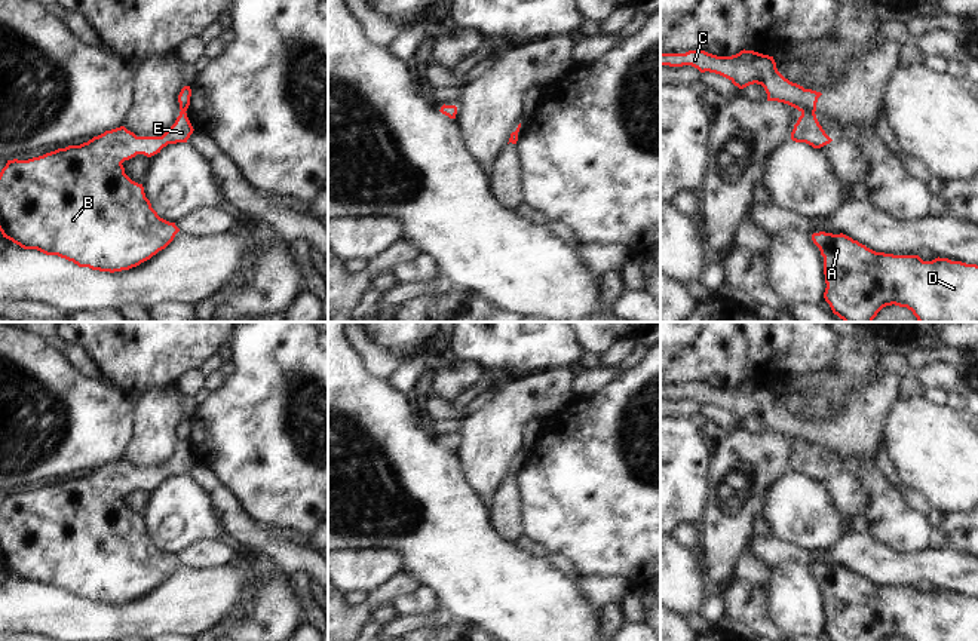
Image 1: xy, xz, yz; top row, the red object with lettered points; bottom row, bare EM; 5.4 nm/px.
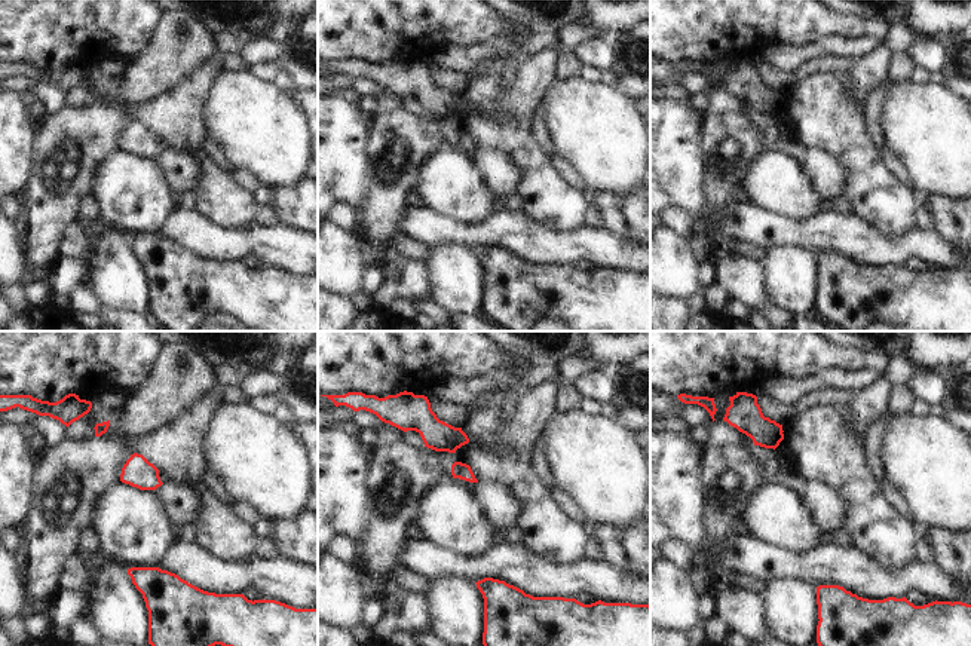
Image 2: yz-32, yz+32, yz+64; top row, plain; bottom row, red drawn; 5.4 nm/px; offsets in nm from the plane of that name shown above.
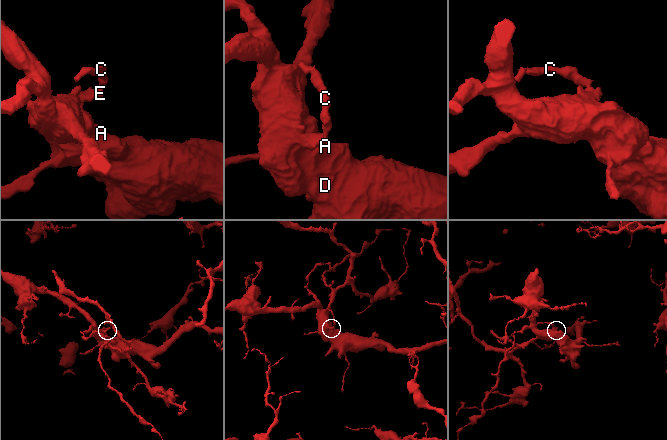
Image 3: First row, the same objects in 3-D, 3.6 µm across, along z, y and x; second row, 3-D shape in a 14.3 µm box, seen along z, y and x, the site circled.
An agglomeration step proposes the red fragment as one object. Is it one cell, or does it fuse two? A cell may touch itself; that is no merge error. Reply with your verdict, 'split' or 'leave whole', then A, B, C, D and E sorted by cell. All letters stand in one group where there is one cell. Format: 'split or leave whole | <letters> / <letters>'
split | A B D E / C

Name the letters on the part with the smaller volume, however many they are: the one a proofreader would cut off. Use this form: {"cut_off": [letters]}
{"cut_off": ["C"]}

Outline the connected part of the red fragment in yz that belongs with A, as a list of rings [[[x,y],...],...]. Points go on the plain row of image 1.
[[[813,565],[813,576],[824,589],[825,625],[831,641],[883,641],[899,638],[907,641],[978,641],[978,598],[948,591],[923,594],[919,588],[893,588],[876,585],[852,570],[840,565]]]

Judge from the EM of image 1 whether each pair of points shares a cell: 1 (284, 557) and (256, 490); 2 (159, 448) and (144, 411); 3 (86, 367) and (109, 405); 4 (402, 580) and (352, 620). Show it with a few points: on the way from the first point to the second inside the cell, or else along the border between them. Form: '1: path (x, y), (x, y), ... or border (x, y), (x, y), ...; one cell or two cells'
1: border (235, 497), (241, 511), (257, 524); two cells
2: path (156, 439), (156, 423), (153, 420); one cell
3: border (91, 376), (100, 380); two cells
4: path (391, 589), (364, 609); one cell

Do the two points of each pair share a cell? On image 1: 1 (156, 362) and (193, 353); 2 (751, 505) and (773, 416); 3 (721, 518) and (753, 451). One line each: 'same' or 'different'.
1: same
2: different
3: same

